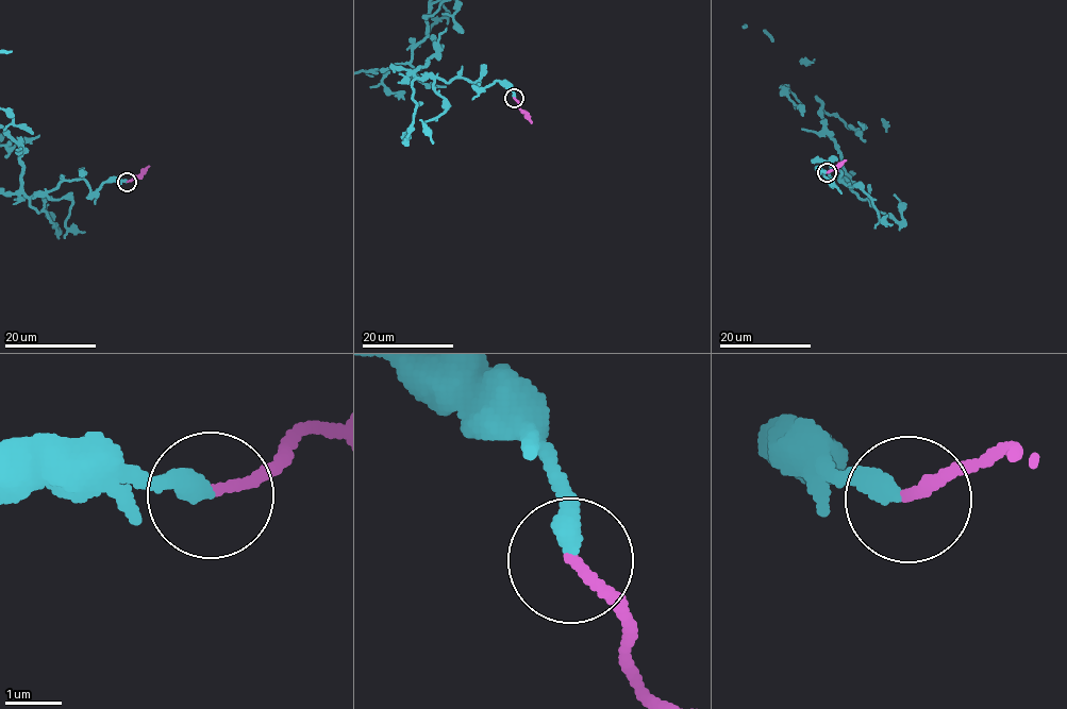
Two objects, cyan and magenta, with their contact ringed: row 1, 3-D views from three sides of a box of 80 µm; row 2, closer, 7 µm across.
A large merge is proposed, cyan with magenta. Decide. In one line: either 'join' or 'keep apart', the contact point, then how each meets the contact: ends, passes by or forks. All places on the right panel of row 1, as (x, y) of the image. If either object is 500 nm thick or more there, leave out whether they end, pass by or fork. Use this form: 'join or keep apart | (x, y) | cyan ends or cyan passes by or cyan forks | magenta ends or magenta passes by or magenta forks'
keep apart | (827, 172) | cyan ends | magenta ends

